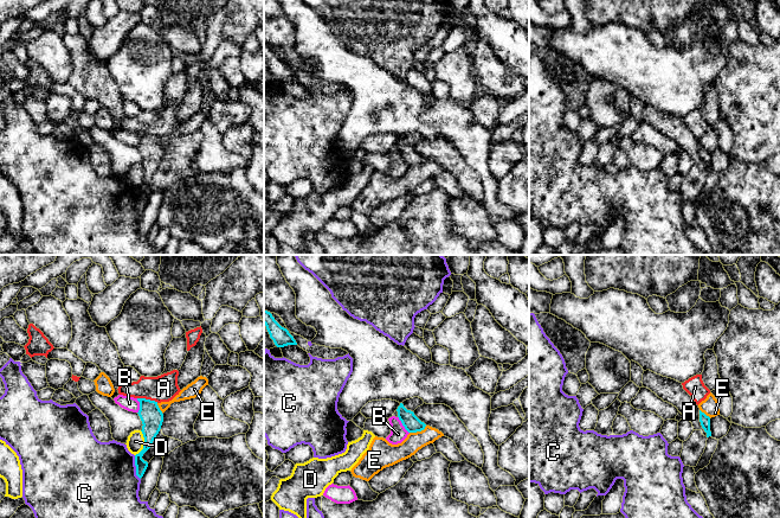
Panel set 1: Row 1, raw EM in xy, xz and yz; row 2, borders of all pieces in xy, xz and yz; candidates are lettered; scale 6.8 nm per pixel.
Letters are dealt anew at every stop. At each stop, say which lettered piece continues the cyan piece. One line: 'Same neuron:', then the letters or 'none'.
Same neuron: none

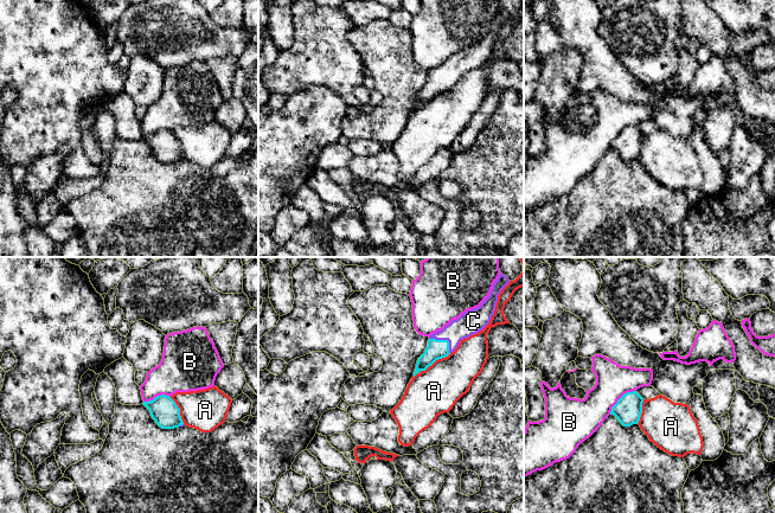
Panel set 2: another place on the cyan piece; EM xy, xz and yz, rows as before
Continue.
Same neuron: C

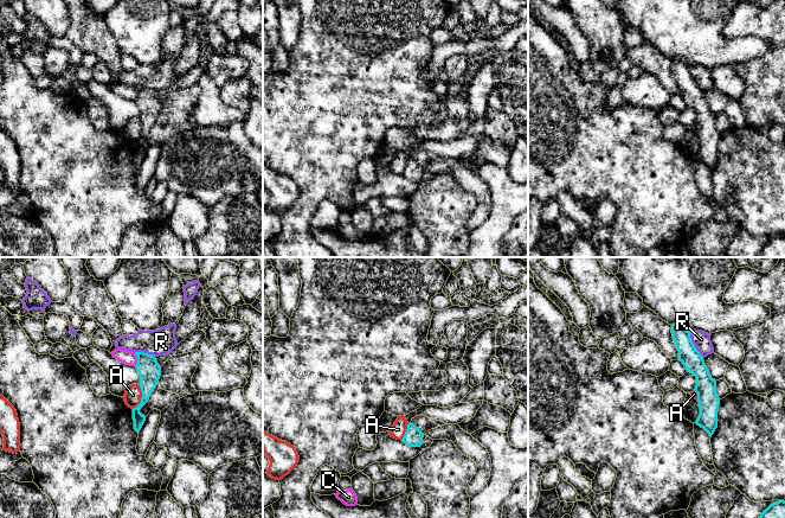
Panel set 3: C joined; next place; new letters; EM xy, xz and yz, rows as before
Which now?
Same neuron: none

